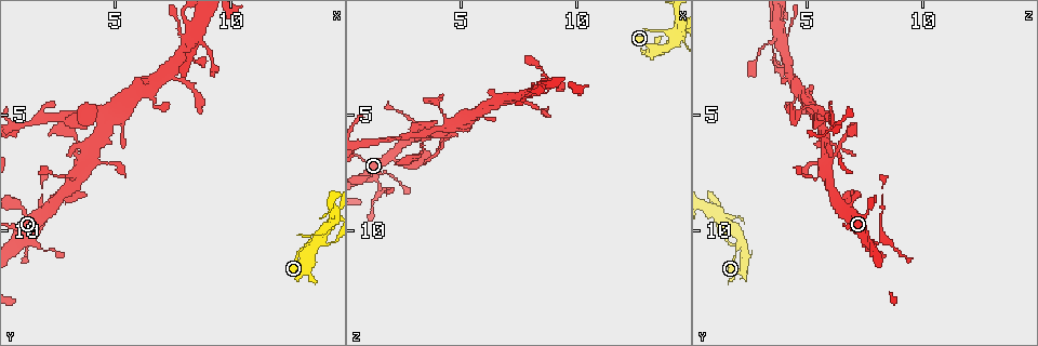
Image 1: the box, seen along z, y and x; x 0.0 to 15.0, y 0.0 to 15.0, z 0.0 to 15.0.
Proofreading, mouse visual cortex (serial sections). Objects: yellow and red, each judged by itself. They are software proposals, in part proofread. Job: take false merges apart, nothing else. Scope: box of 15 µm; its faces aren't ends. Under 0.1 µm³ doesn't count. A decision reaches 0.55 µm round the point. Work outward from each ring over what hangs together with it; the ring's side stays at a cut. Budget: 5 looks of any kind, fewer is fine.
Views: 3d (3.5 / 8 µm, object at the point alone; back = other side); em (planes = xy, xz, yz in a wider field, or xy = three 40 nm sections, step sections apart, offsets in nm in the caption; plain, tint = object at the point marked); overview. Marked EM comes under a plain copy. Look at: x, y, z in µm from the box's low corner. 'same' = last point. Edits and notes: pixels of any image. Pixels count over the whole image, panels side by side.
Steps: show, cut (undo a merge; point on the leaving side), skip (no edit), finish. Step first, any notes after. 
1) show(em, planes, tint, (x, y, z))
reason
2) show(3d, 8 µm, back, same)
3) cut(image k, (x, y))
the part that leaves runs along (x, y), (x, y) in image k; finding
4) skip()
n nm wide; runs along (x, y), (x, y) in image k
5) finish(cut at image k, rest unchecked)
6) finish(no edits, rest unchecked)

show(3d, 3.5 µm, (4.4, 5.3, 5.6))
calibre changes

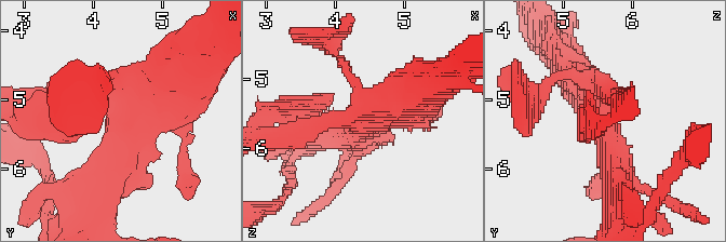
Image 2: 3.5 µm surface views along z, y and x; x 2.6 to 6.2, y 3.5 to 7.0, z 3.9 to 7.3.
show(em, xy, step 2, tint, (4.50, 5.30, 5.55))
shape alone is not enough

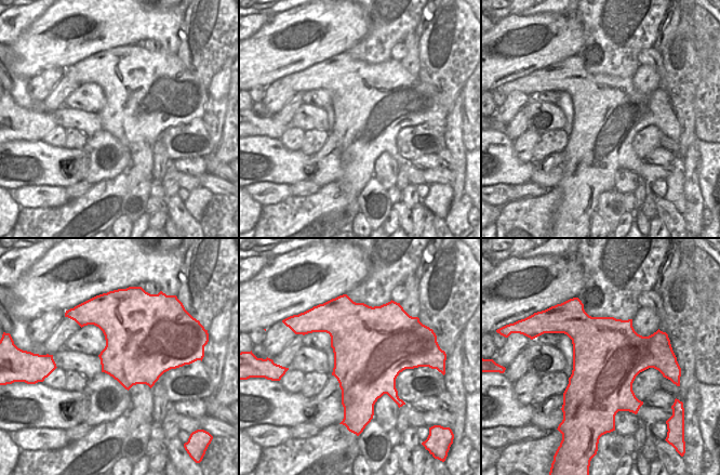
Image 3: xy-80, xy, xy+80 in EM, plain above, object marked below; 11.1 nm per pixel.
show(em, xy, step 5, tint, same)
another direction

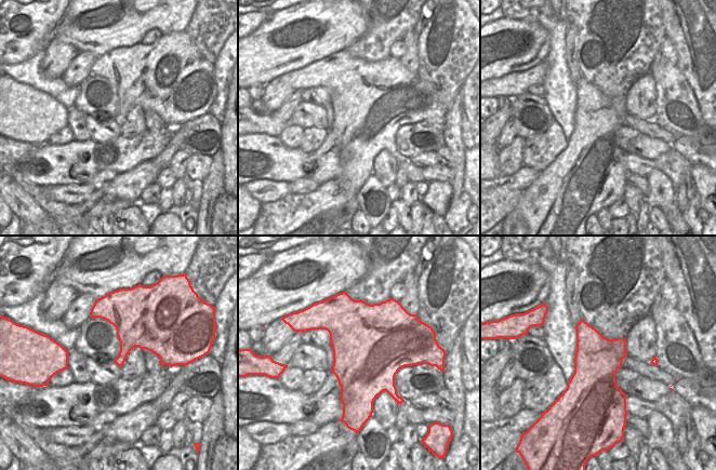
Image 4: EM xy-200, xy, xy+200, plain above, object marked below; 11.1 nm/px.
skip()
runs along (110, 187), (126, 121), (173, 75) in image 2; one cell here

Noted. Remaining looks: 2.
show(3d, 3.5 µm, (7.1, 3.3, 4.2))
a fork

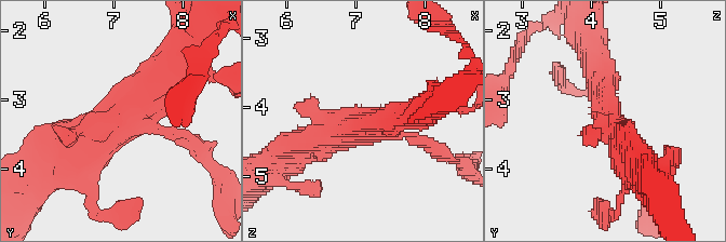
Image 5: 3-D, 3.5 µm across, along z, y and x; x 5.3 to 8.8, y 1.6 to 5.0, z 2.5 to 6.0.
show(em, xy, step 3, tint, (7.00, 3.25, 4.25))
shape alone is not enough

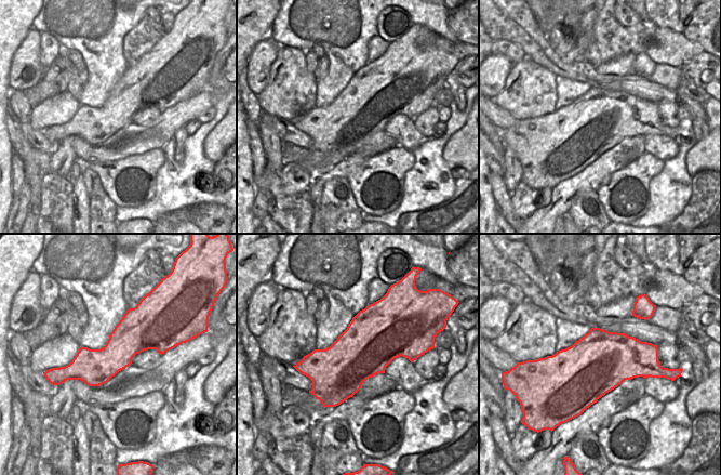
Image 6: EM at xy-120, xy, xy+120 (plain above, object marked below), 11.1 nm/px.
skip()
continuous, no second cell

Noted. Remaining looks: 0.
finish(no edits, rest unchecked)

